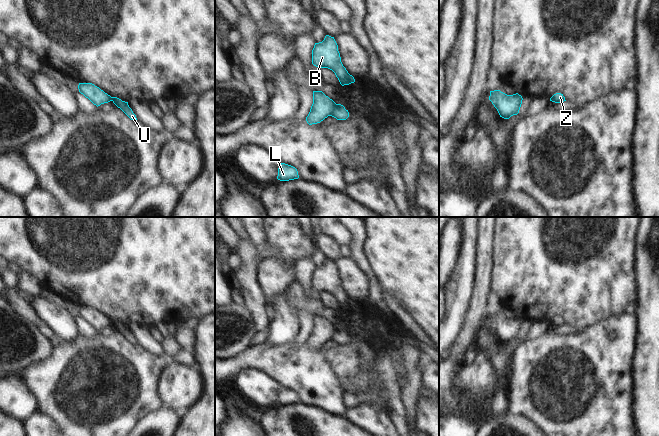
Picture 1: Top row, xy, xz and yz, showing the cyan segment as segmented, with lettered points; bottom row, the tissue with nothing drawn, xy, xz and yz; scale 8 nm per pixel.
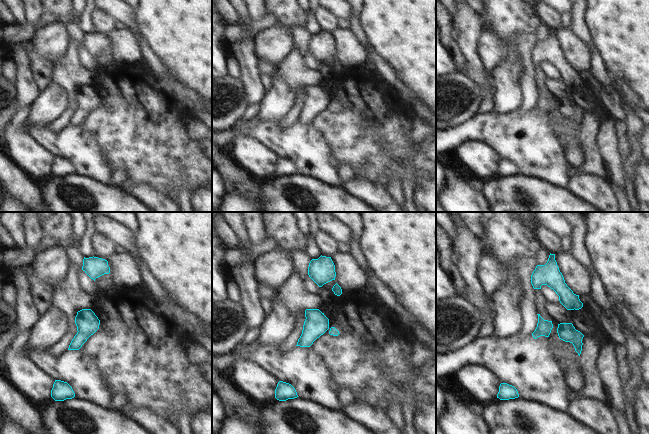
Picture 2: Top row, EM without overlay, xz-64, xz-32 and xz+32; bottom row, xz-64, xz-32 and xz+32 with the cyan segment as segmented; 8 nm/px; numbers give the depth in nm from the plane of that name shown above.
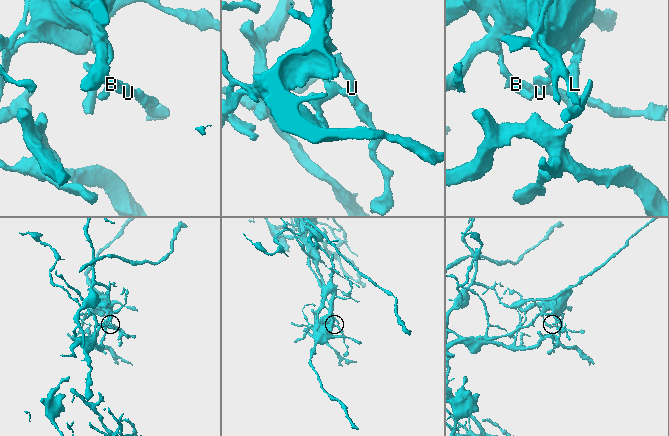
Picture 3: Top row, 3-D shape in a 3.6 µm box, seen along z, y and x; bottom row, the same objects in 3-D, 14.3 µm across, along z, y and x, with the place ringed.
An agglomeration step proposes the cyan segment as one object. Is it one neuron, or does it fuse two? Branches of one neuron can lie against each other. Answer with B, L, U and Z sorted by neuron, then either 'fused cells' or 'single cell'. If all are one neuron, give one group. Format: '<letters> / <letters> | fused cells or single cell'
B U Z / L | fused cells

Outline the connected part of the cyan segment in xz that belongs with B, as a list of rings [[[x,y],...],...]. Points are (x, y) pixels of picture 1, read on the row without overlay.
[[[326,259],[322,266],[315,267],[312,274],[312,288],[318,292],[332,294],[342,310],[355,306],[354,301],[348,297],[341,286],[334,261]]]

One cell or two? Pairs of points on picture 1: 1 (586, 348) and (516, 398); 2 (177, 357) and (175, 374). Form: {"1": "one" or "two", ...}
{"1": "one", "2": "two"}

